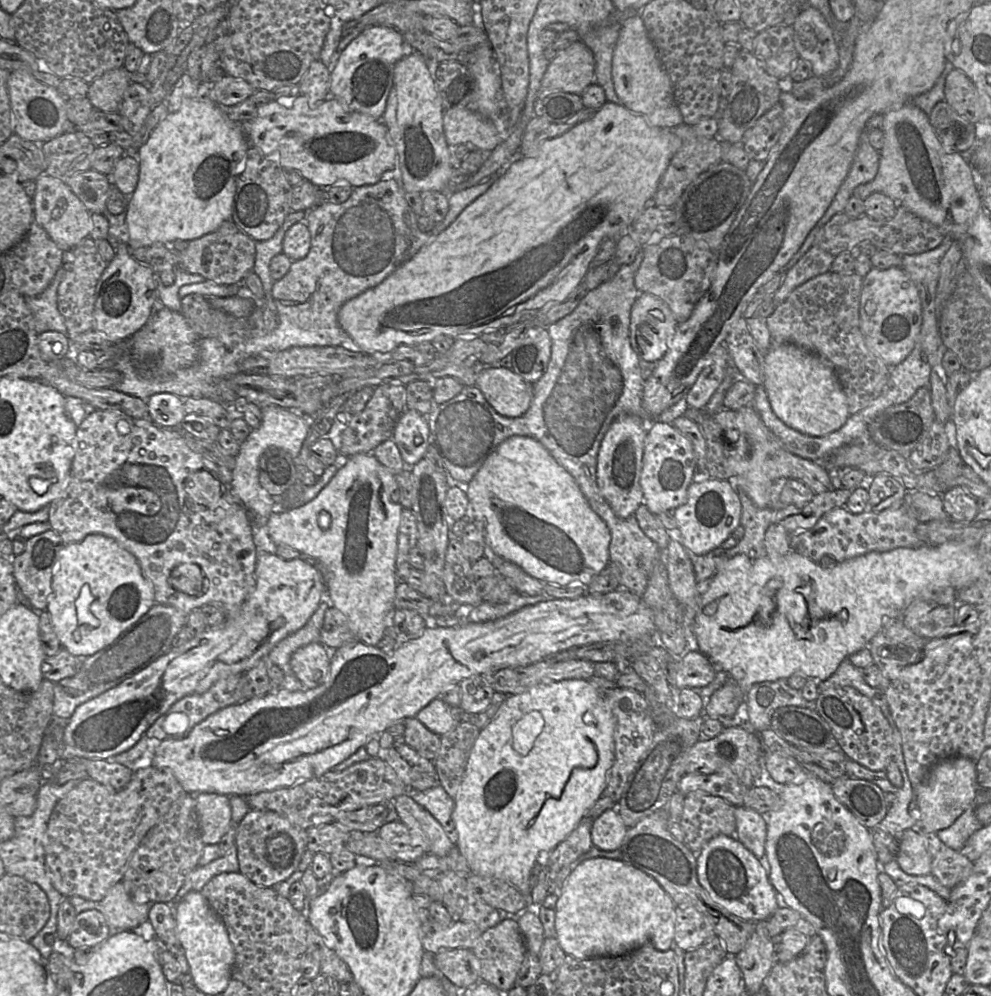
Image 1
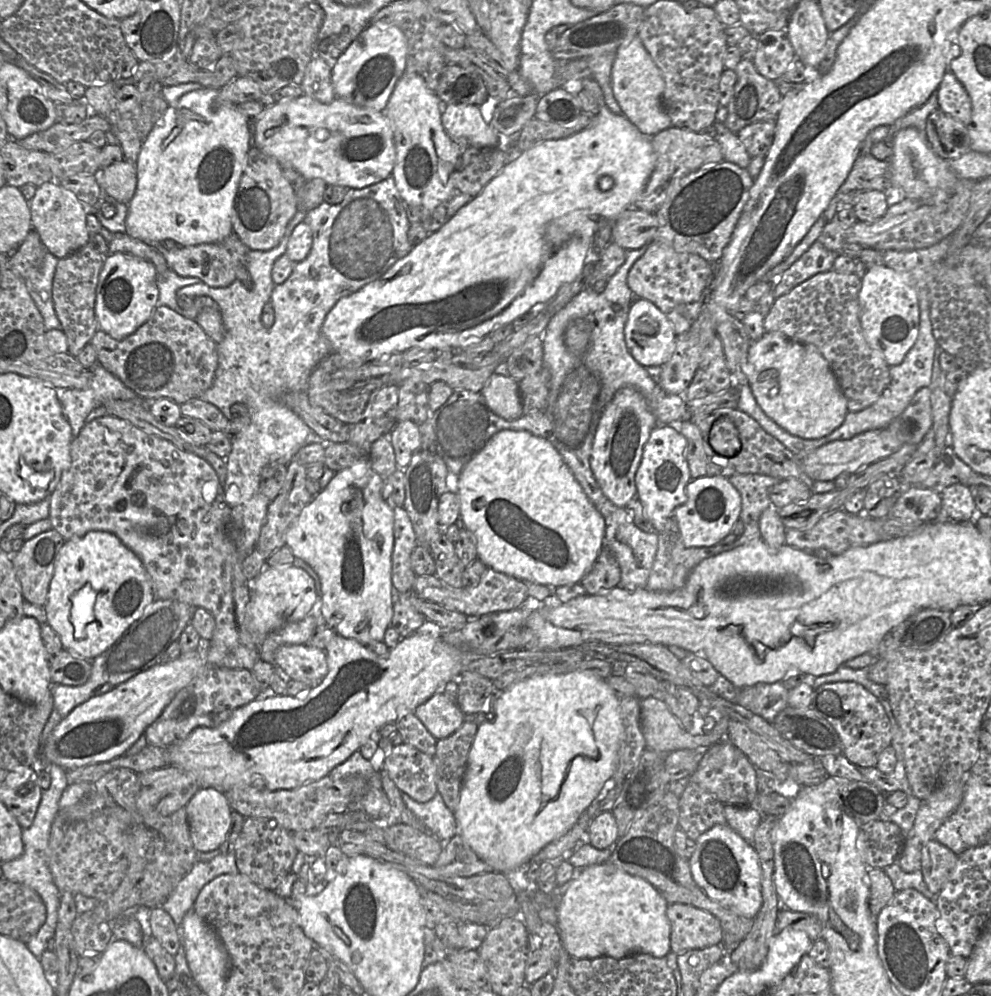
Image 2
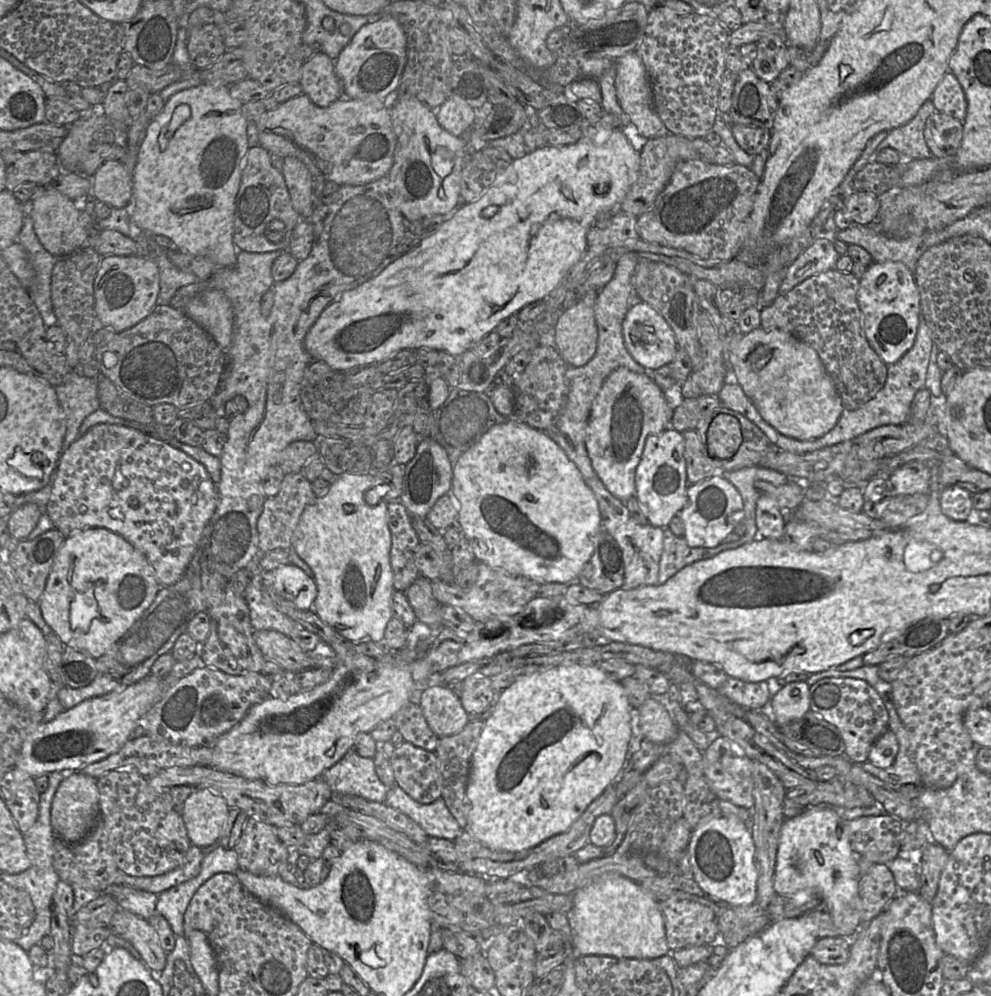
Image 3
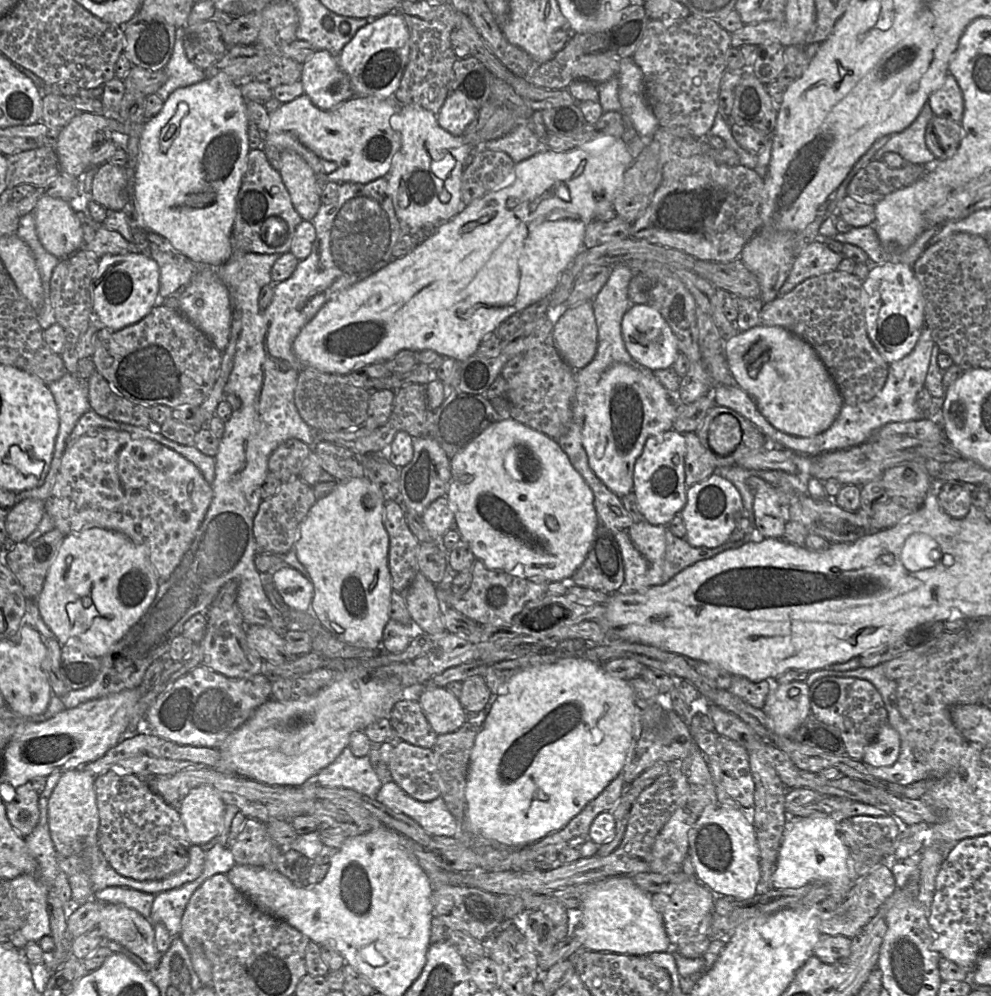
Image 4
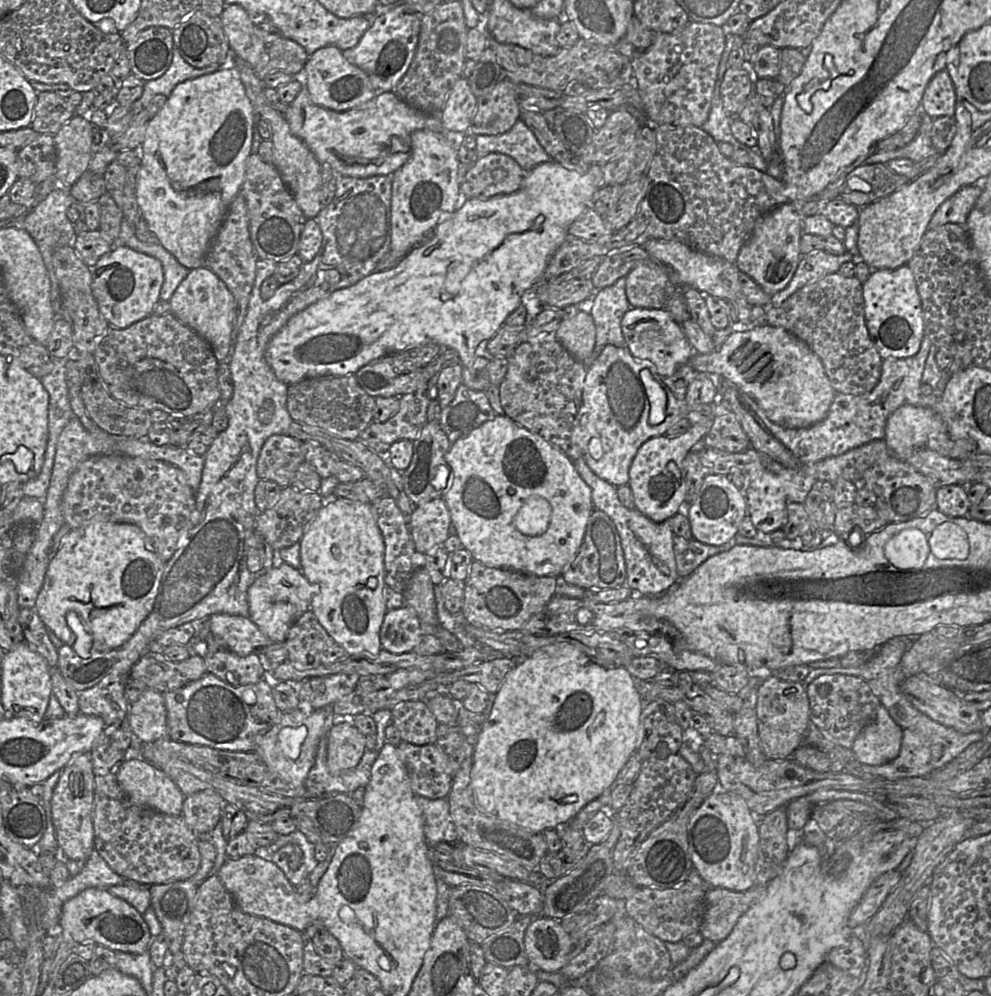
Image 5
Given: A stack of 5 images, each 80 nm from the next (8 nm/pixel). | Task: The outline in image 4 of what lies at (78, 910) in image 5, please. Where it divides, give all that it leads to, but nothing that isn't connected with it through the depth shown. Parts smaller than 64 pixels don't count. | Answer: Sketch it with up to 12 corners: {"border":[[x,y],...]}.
{"border":[[102,903],[97,929],[149,966],[163,954],[154,924],[134,909]]}

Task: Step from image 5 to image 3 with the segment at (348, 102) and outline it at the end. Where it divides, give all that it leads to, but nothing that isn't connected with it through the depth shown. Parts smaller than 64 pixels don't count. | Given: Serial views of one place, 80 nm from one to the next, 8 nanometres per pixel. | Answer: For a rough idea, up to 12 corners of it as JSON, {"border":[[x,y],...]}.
{"border":[[318,52],[304,62],[303,94],[319,107],[345,97],[334,60]]}

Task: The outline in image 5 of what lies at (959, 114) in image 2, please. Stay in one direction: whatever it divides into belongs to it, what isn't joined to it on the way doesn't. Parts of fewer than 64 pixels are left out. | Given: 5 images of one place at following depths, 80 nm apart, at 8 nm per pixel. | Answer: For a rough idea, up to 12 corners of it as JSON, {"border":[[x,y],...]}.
{"border":[[945,70],[925,87],[921,110],[954,117],[956,95]]}

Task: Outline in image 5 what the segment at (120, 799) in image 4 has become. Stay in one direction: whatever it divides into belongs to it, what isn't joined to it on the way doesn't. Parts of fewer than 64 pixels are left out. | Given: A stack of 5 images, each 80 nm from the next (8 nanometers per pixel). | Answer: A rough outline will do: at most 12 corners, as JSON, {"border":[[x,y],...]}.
{"border":[[95,776],[94,848],[125,879],[189,880],[198,839],[182,815],[135,805]]}

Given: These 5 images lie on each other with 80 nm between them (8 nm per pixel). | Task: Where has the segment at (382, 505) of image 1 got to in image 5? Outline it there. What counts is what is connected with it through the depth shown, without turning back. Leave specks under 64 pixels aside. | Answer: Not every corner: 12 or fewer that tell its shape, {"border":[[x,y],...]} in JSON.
{"border":[[329,495],[300,540],[310,609],[378,655],[385,542],[373,503]]}

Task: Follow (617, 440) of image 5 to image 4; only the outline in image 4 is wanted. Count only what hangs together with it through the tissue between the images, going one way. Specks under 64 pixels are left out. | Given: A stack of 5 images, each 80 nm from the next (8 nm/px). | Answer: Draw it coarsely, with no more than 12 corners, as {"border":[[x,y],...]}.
{"border":[[553,343],[507,380],[510,418],[555,441],[571,424],[595,475],[633,491],[646,440],[683,404],[645,366],[576,387]]}

